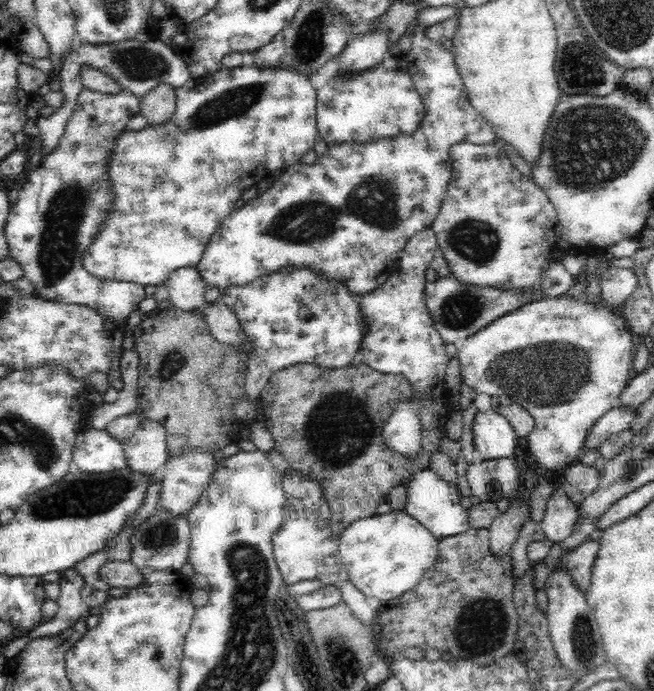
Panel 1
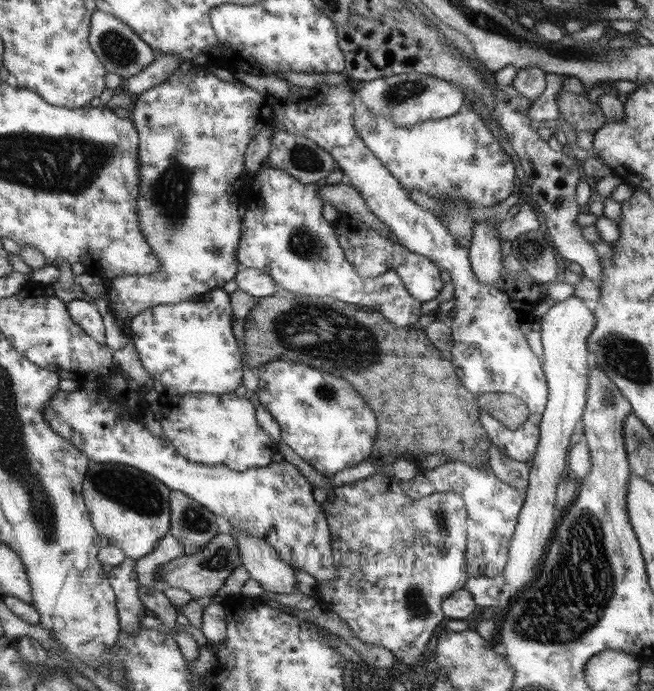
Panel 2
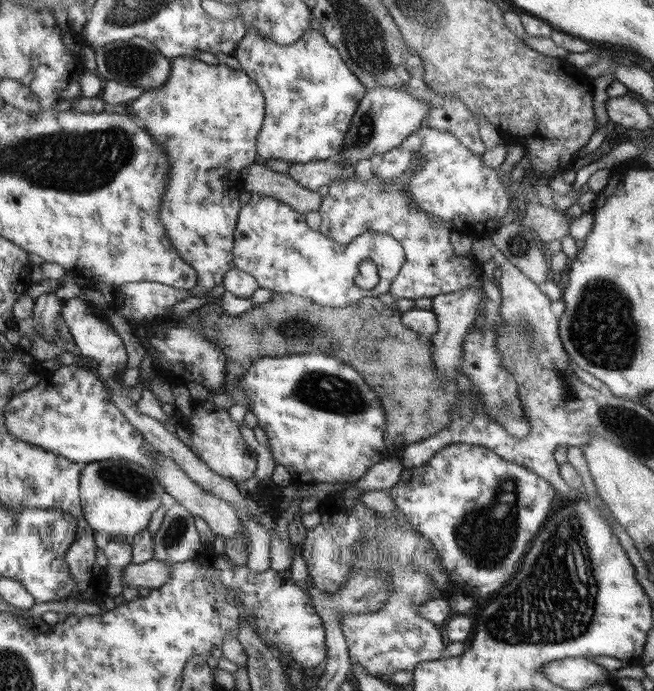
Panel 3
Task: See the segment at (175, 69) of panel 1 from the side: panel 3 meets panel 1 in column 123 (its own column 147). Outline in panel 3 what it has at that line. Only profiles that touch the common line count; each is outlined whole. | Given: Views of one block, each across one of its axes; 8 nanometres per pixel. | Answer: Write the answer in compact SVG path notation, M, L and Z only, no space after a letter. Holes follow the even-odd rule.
M136 37L106 43L95 50L95 56L98 77L104 81L118 81L127 86L140 86L152 90L161 88L171 75L171 60L145 38Z

